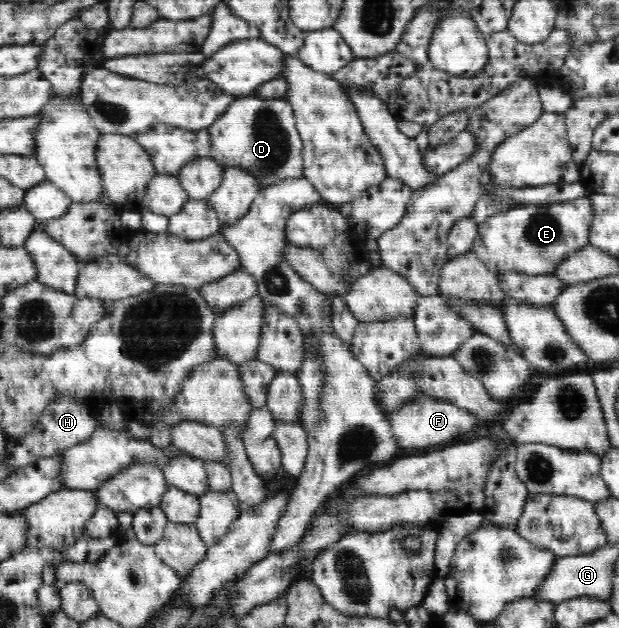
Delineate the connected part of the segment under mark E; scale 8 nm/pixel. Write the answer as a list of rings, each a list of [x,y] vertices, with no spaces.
[[[588,195],[568,203],[517,205],[510,211],[492,215],[483,223],[478,223],[479,233],[471,252],[484,262],[490,272],[498,276],[509,272],[528,276],[552,274],[564,259],[589,246],[589,232],[593,218],[594,209]]]

